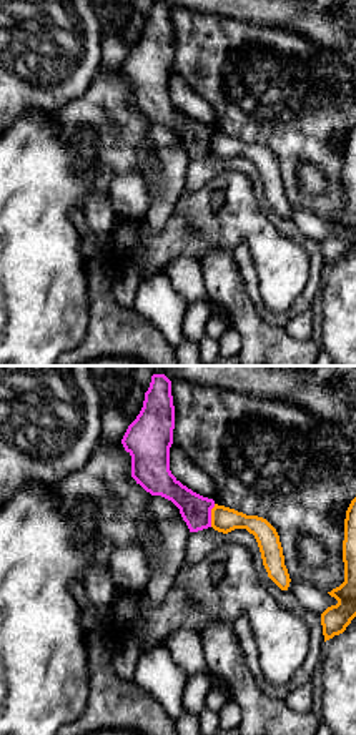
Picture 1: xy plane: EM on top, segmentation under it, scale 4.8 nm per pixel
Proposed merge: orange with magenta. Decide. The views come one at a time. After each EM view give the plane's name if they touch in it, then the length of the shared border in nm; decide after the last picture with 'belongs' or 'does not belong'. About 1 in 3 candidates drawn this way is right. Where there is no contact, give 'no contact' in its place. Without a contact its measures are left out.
contact in xy; length 110 nm

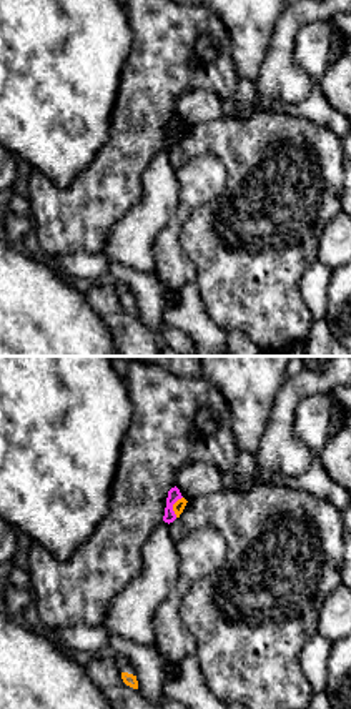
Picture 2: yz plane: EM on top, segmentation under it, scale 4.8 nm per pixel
contact in yz; length 110 nm

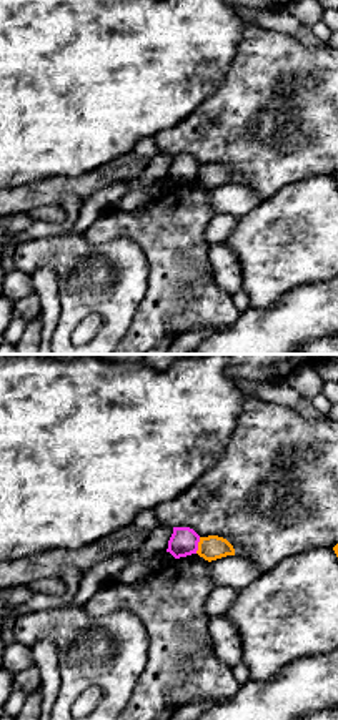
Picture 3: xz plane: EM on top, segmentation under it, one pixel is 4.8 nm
contact in xz; length 80 nm

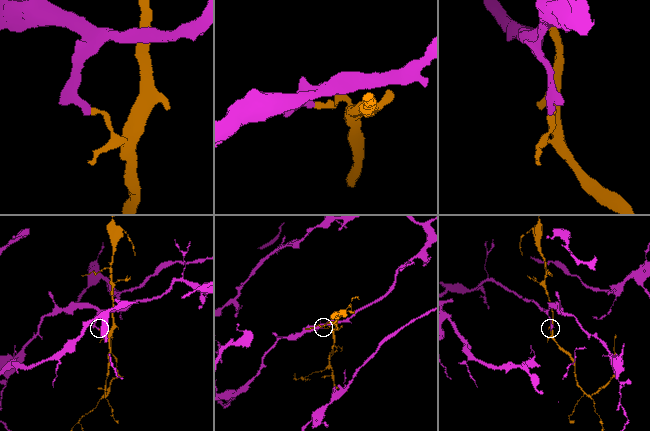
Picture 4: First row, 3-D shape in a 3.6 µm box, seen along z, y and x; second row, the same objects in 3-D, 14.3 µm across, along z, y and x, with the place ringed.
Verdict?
does not belong

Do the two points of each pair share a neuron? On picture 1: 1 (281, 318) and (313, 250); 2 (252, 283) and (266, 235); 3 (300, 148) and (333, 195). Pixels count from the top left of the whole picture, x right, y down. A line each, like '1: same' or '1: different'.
1: same
2: different
3: same

